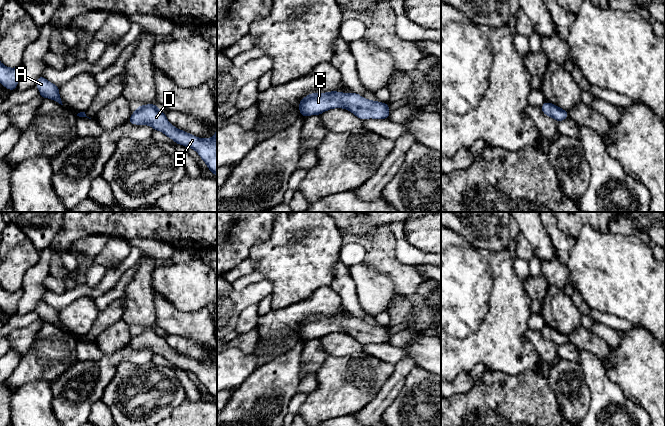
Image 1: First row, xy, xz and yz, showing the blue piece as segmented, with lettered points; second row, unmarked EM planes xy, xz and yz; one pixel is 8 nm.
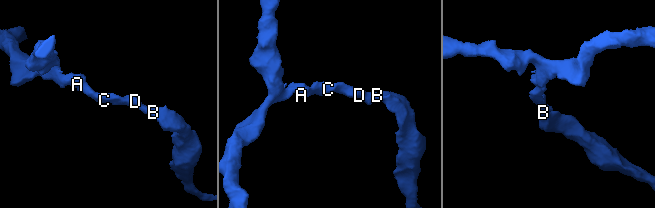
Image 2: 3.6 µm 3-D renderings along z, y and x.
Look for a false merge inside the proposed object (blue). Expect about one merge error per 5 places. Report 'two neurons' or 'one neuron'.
one neuron

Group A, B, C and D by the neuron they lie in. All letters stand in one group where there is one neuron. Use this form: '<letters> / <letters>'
A B C D

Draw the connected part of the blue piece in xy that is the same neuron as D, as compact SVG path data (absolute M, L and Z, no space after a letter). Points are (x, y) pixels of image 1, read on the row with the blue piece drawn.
M155 104L140 105L137 107L127 123L135 125L149 125L154 130L161 131L176 144L194 149L207 168L217 176L217 128L213 138L198 138L180 130L170 124L165 112Z

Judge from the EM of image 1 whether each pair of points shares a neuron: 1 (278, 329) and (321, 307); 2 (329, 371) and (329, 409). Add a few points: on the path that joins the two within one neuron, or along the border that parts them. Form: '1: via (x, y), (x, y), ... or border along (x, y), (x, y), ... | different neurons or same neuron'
1: via (289, 318), (304, 309), (310, 308) | same neuron
2: via (329, 380), (329, 400) | same neuron

